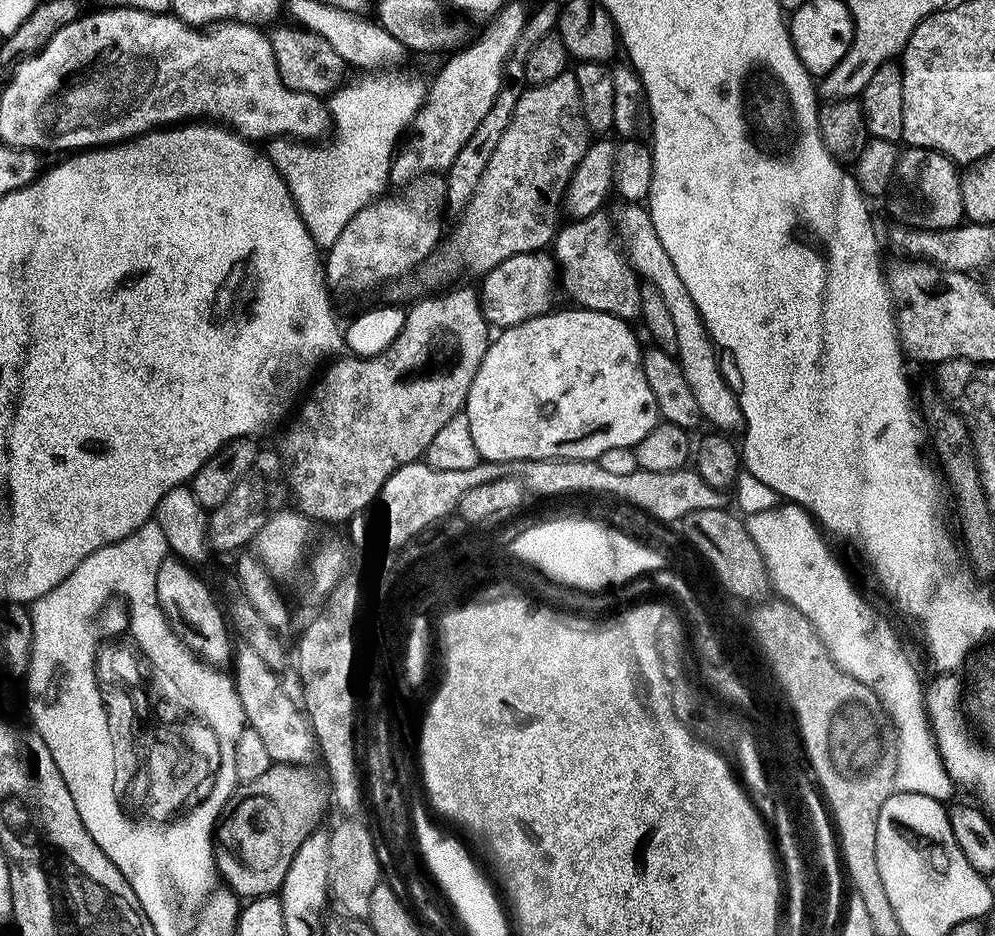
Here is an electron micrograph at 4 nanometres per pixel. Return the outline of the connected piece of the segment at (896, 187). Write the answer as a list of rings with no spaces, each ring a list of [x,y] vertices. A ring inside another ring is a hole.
[[[905,147],[898,156],[896,178],[892,190],[886,197],[888,212],[897,225],[905,229],[921,228],[941,232],[947,228],[958,228],[964,220],[962,210],[962,172],[956,161],[943,156],[933,148]]]

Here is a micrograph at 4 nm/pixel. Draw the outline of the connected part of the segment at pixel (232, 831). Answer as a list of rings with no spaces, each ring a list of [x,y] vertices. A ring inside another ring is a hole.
[[[272,764],[254,781],[241,783],[226,802],[214,833],[216,872],[237,896],[279,893],[294,854],[321,827],[324,792],[315,774],[306,769],[299,764]]]

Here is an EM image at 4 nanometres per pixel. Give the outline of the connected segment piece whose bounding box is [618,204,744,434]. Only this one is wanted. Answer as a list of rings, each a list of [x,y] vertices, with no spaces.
[[[628,204],[618,216],[618,232],[622,237],[622,247],[628,263],[632,265],[641,281],[658,286],[666,307],[670,310],[674,330],[678,337],[678,350],[674,354],[682,366],[682,374],[686,374],[686,382],[698,401],[698,410],[705,421],[713,424],[713,429],[724,434],[732,434],[744,423],[744,415],[740,409],[740,397],[730,385],[724,381],[724,372],[720,369],[718,349],[708,336],[706,326],[698,314],[698,306],[694,306],[694,298],[690,298],[690,290],[682,282],[682,278],[670,262],[670,254],[666,254],[666,246],[662,246],[662,238],[658,238],[658,230],[654,230],[652,215],[647,207]]]

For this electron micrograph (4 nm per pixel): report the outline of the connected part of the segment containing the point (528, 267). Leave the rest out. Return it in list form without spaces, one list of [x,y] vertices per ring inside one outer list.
[[[547,251],[514,254],[514,258],[506,258],[494,270],[490,270],[482,278],[484,284],[478,293],[480,308],[484,311],[484,319],[497,329],[513,328],[532,316],[542,316],[553,307],[552,299],[558,296],[558,265]]]

